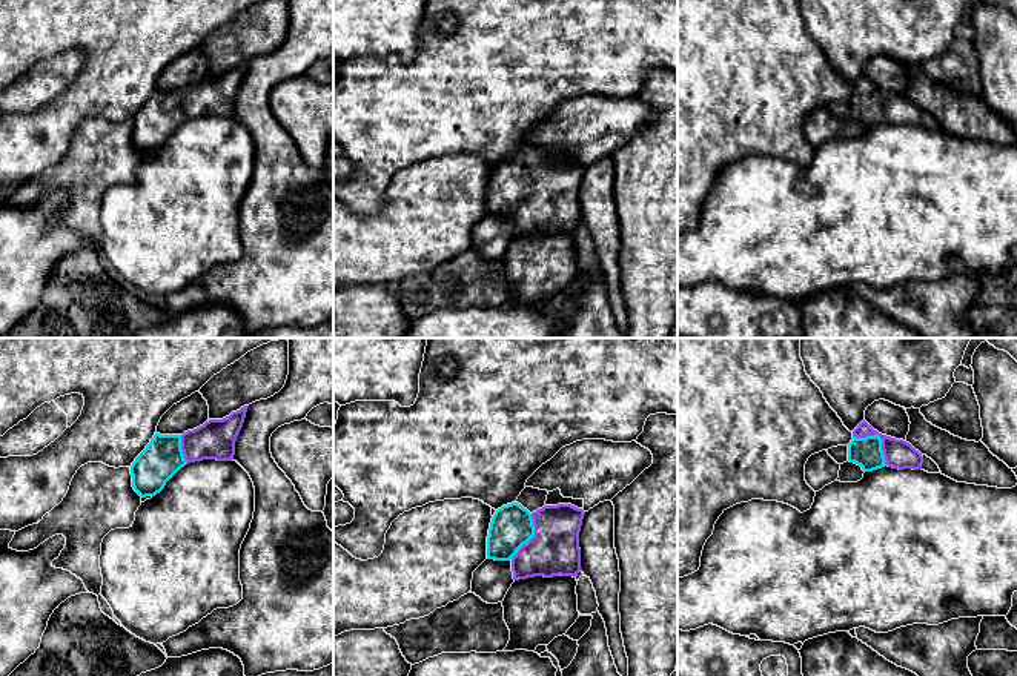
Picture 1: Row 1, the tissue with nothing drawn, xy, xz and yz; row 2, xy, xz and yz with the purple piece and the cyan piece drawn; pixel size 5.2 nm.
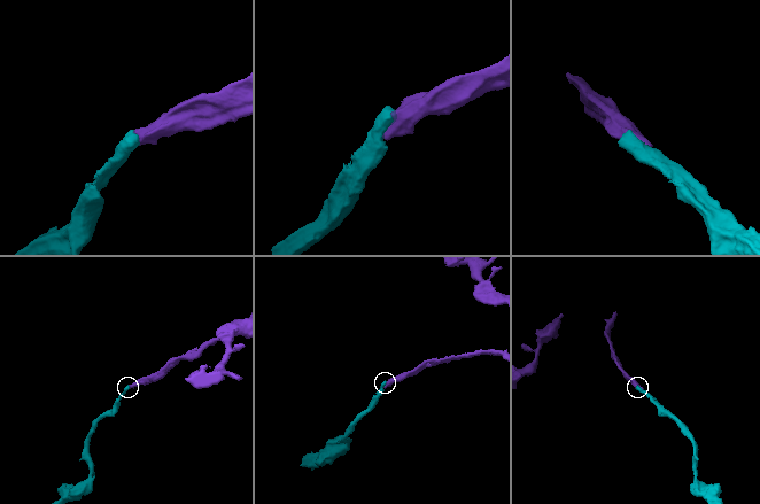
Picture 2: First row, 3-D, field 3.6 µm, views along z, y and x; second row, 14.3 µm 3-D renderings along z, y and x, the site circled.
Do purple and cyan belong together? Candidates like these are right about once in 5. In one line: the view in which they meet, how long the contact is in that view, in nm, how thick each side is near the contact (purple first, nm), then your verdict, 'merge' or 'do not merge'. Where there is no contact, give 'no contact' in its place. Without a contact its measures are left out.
yz | 240 nm | 150/160 nm | merge

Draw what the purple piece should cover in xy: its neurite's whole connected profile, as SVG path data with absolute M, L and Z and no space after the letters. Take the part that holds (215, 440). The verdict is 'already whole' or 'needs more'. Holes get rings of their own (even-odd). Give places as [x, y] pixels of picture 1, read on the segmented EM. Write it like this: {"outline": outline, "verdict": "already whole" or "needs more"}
{"outline": "M244 406L223 419L209 419L183 435L155 433L131 466L134 490L141 498L155 496L189 462L232 461L247 407Z", "verdict": "needs more"}

